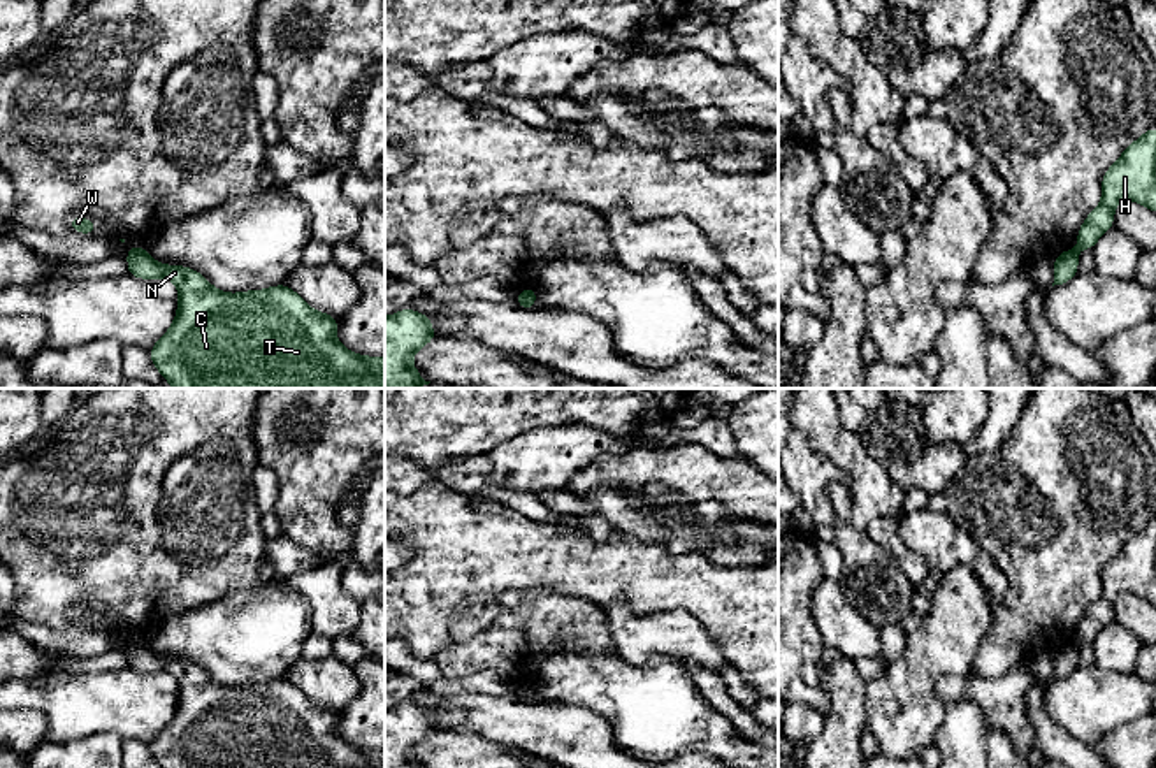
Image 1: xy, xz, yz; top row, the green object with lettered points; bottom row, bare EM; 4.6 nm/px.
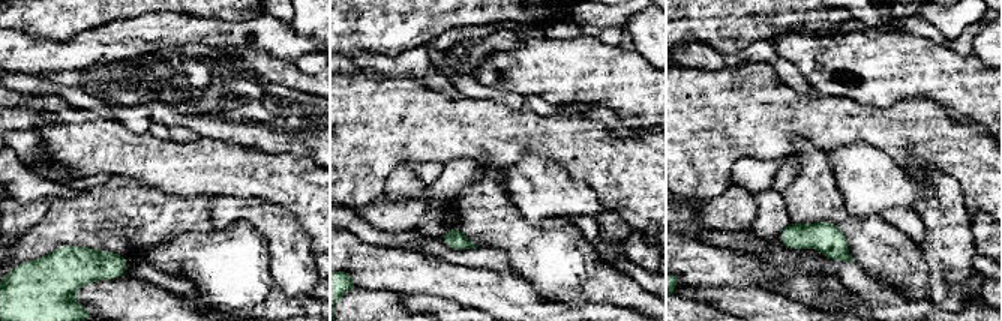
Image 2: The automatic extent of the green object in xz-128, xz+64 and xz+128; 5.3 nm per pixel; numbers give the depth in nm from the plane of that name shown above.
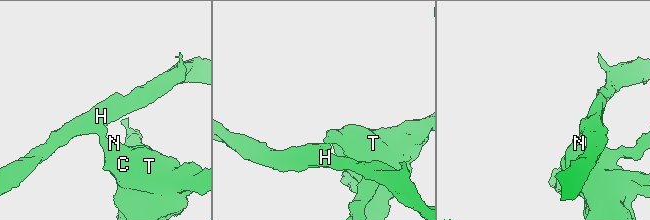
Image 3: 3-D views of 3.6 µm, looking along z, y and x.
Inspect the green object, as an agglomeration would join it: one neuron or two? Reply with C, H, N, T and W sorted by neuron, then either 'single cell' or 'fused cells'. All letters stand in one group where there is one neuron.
C N T / H W | fused cells

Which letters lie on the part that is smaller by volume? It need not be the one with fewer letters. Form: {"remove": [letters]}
{"remove": ["H", "W"]}

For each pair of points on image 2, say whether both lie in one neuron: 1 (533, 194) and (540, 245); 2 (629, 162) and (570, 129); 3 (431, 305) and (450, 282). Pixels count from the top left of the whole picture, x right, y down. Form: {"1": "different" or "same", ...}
{"1": "different", "2": "same", "3": "different"}

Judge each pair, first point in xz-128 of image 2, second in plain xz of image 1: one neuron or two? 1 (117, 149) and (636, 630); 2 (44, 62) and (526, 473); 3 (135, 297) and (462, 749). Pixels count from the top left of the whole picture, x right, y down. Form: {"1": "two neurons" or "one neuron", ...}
{"1": "two neurons", "2": "one neuron", "3": "one neuron"}

